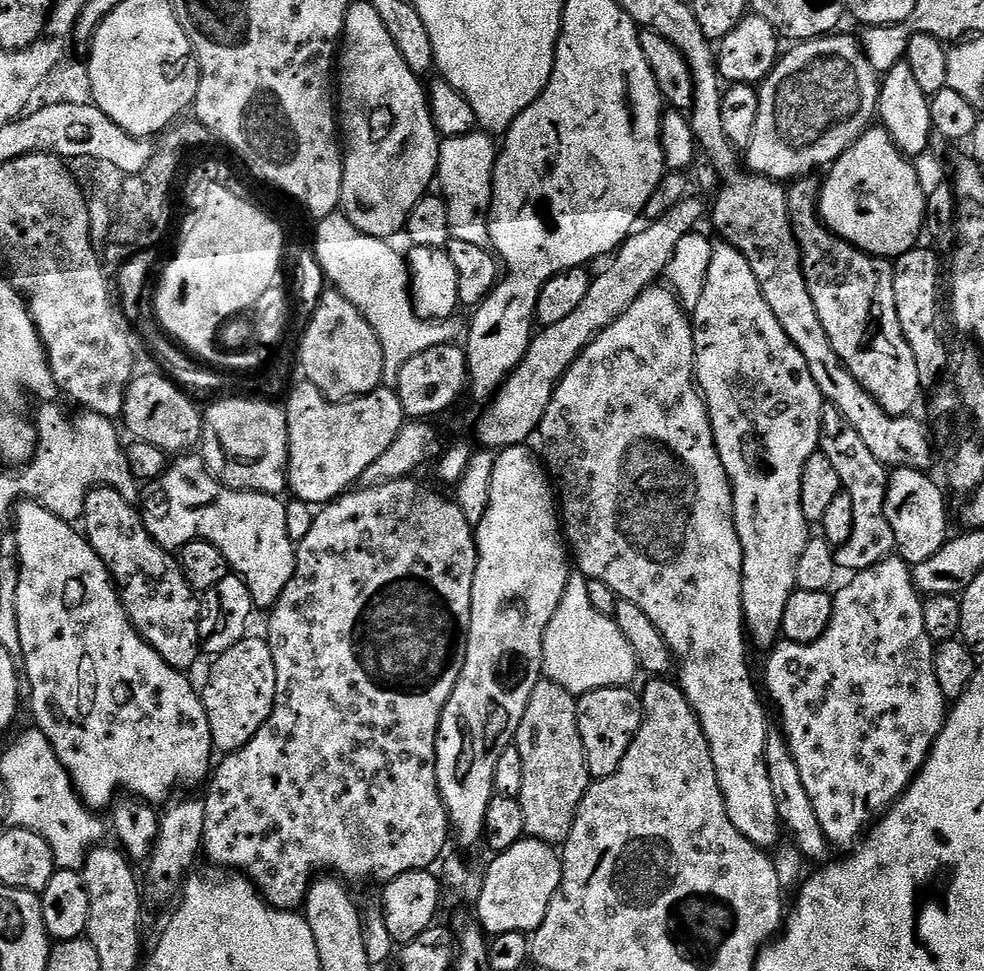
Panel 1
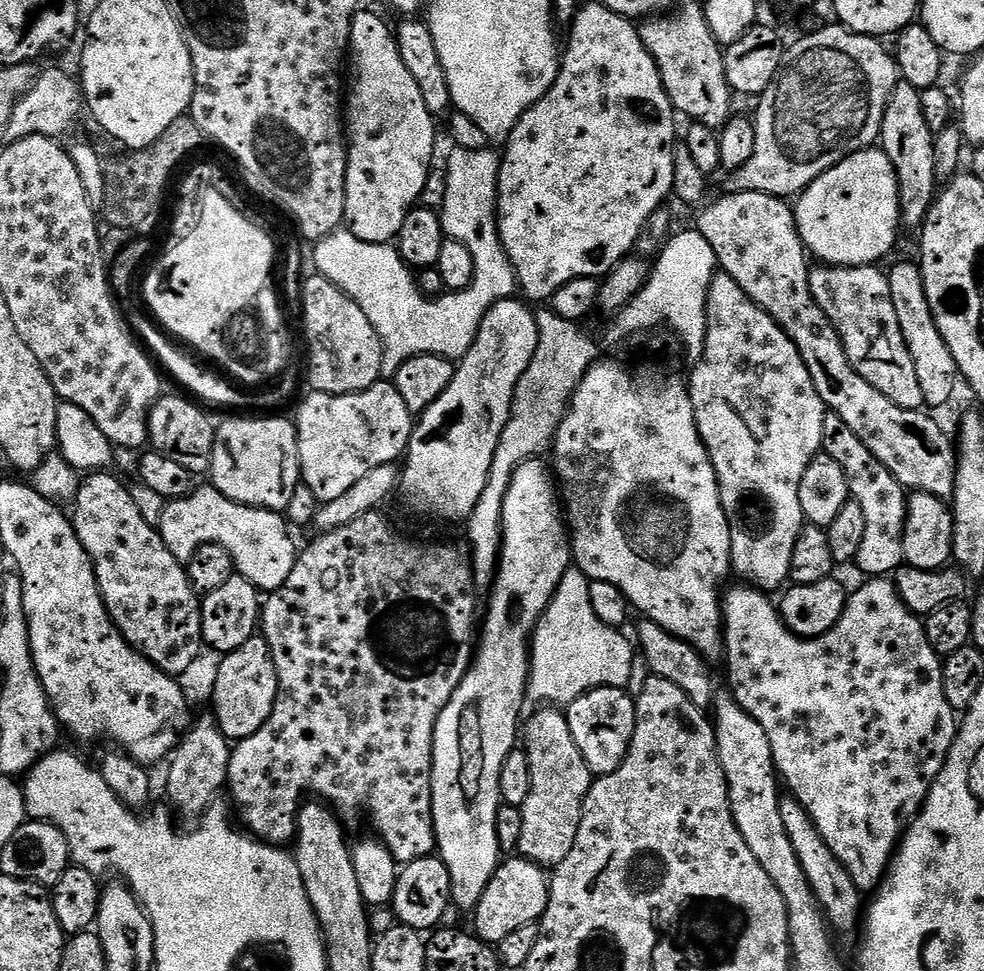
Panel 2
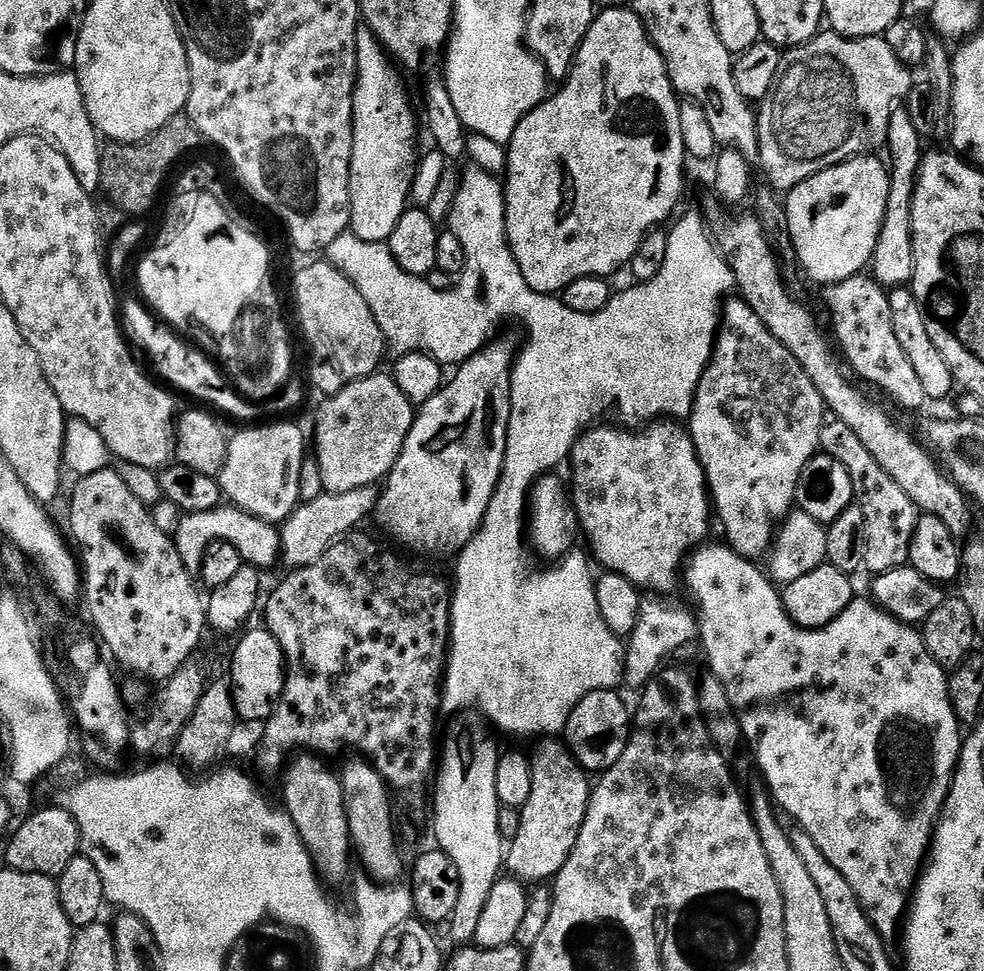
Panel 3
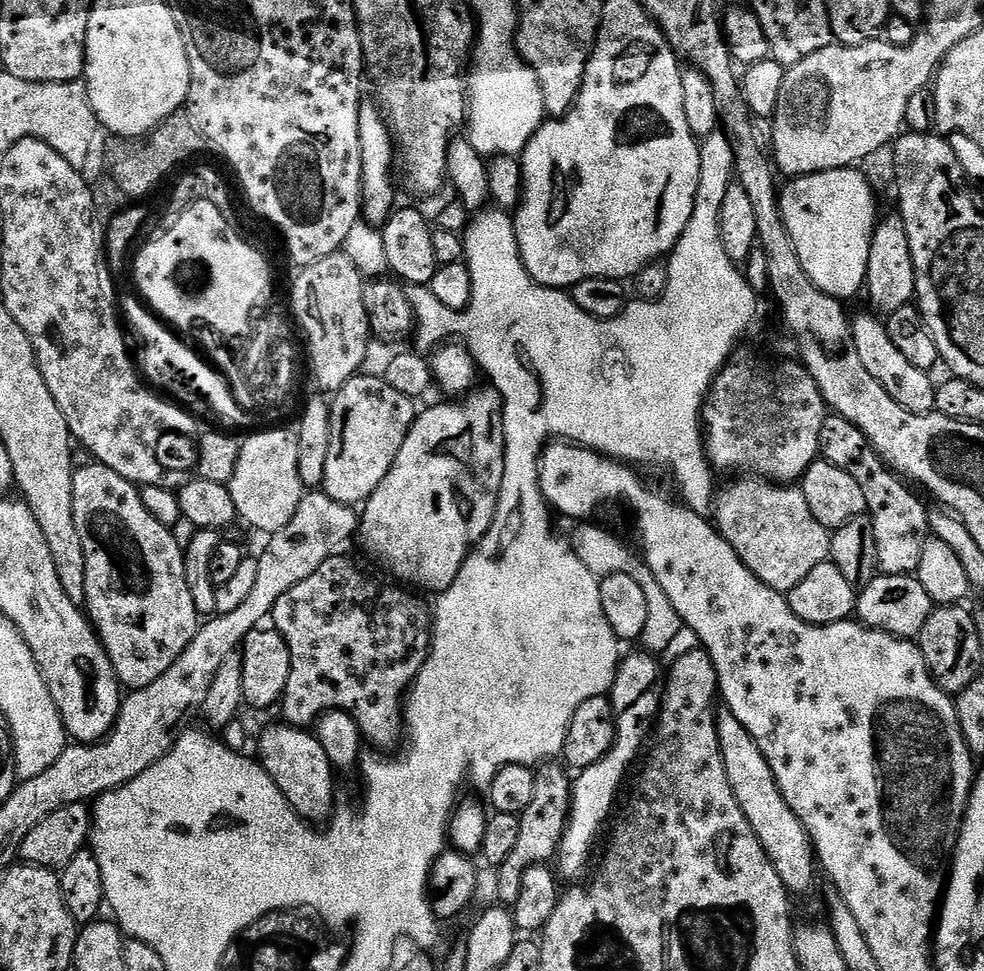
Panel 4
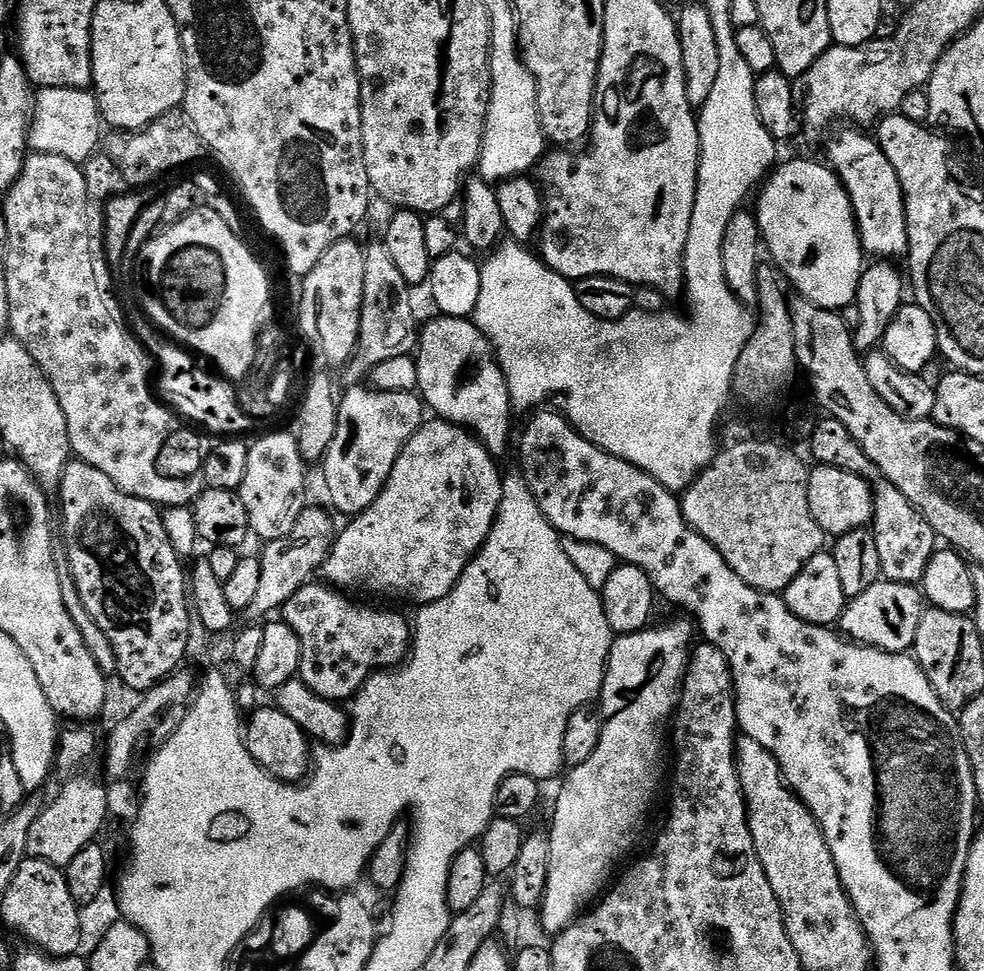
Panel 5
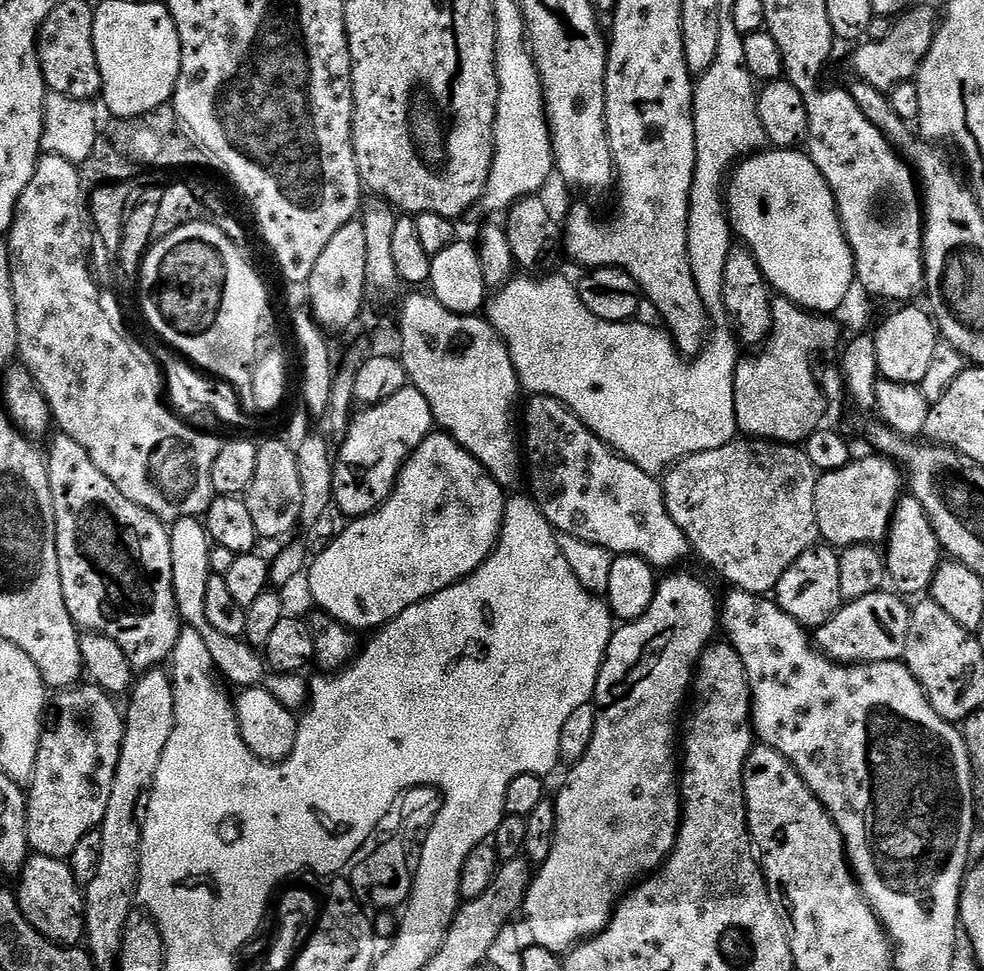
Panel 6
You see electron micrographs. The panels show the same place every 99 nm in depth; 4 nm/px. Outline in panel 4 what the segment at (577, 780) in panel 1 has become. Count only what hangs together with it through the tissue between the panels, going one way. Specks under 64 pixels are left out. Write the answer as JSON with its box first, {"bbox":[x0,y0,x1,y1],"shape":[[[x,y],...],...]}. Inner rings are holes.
{"bbox":[496,762,573,908],"shape":[[[544,762],[539,765],[534,778],[534,798],[520,817],[518,841],[503,862],[497,867],[496,894],[503,907],[512,908],[518,900],[522,888],[522,876],[526,869],[536,864],[549,863],[560,847],[561,836],[568,825],[568,815],[572,809],[573,777],[559,763]]]}

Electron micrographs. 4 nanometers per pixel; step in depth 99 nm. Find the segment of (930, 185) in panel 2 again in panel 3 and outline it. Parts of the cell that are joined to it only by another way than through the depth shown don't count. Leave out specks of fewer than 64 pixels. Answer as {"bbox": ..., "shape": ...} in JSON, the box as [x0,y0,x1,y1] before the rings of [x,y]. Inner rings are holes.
{"bbox":[870,107,925,290],"shape":[[[897,107],[890,118],[888,127],[887,159],[890,161],[890,194],[886,198],[886,218],[882,218],[882,230],[878,234],[878,246],[874,246],[874,254],[870,265],[872,279],[880,283],[881,288],[891,290],[911,285],[914,274],[914,238],[912,237],[912,189],[916,186],[916,173],[920,171],[920,161],[924,159],[925,149],[920,148],[922,137],[914,130],[914,122],[910,122],[907,107]]]}

